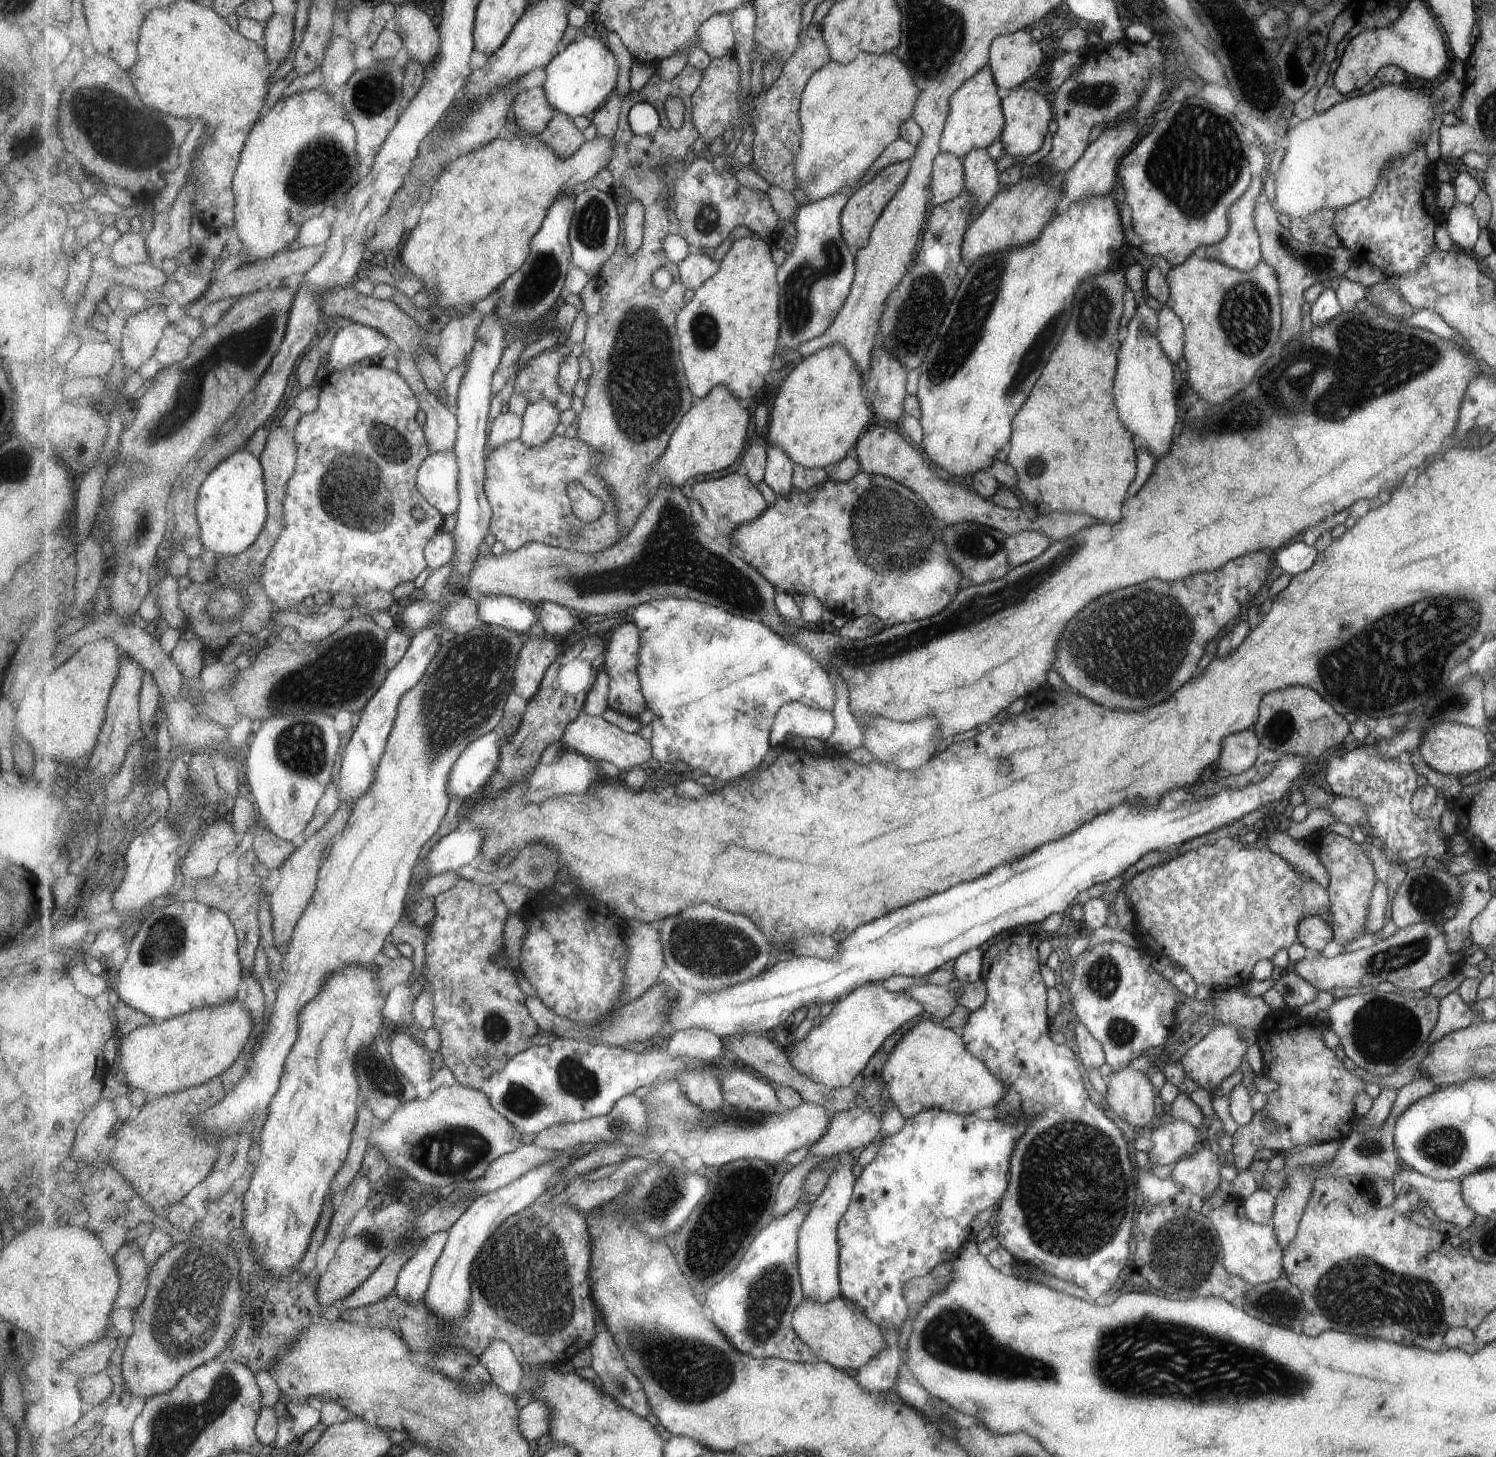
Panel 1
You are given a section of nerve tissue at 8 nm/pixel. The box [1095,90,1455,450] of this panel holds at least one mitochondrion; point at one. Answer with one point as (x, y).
(1197, 160)

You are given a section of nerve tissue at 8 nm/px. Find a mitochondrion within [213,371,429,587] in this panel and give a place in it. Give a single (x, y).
(355, 500)

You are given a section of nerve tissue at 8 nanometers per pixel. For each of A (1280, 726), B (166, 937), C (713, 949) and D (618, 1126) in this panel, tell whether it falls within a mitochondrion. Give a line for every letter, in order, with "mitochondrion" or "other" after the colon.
A: mitochondrion
B: mitochondrion
C: mitochondrion
D: mitochondrion

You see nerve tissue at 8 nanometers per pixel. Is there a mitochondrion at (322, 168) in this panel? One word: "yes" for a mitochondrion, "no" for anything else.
yes

